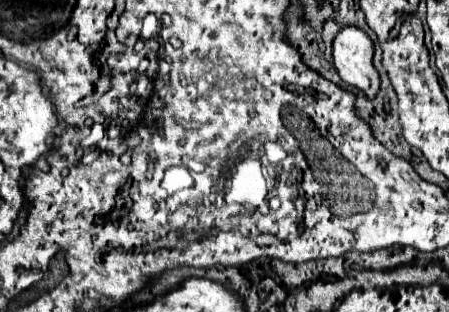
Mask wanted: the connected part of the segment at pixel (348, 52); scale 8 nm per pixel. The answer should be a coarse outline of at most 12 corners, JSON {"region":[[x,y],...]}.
{"region":[[355,28],[333,42],[339,78],[367,98],[379,92],[373,42]]}

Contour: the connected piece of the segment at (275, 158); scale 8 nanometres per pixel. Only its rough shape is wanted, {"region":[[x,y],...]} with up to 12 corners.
{"region":[[268,141],[263,146],[268,162],[277,166],[287,153],[278,142]]}

